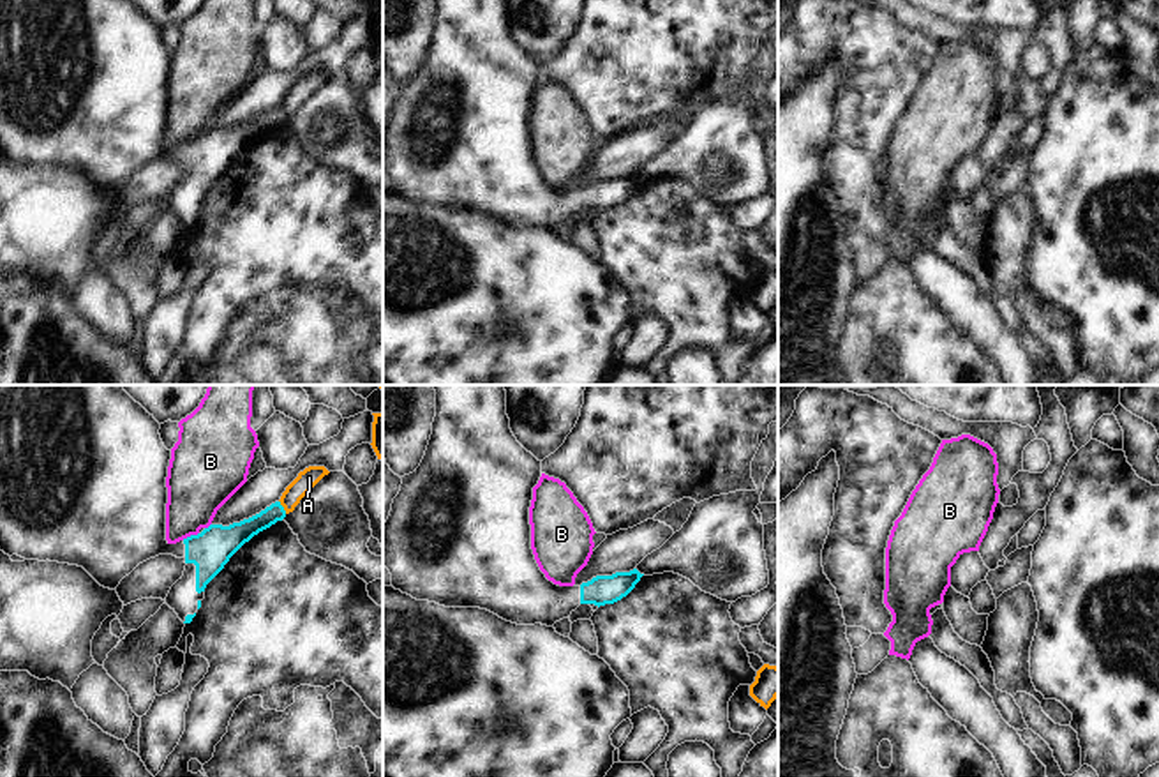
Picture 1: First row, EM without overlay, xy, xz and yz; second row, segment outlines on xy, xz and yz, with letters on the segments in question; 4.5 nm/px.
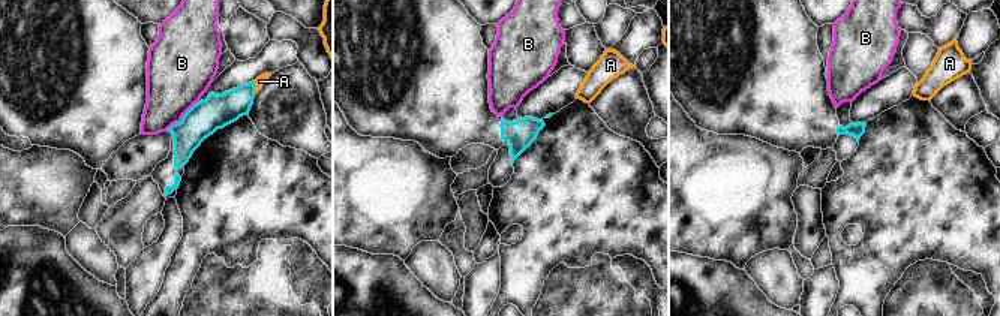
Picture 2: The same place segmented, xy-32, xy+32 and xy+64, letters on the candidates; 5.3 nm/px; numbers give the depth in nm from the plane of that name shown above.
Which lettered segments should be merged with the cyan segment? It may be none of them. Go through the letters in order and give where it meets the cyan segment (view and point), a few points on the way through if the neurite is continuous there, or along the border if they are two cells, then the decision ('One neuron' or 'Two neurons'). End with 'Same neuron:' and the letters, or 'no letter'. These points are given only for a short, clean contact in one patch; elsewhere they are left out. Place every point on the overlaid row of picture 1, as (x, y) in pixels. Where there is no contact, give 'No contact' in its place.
A: Touches cyan at xy (283, 507). Boundary: xy (279, 500), (286, 512). Two neurons
B: Touches cyan at xy (191, 535). Boundary: xy (198, 532), (182, 539). Two neurons
Same neuron: no letter

